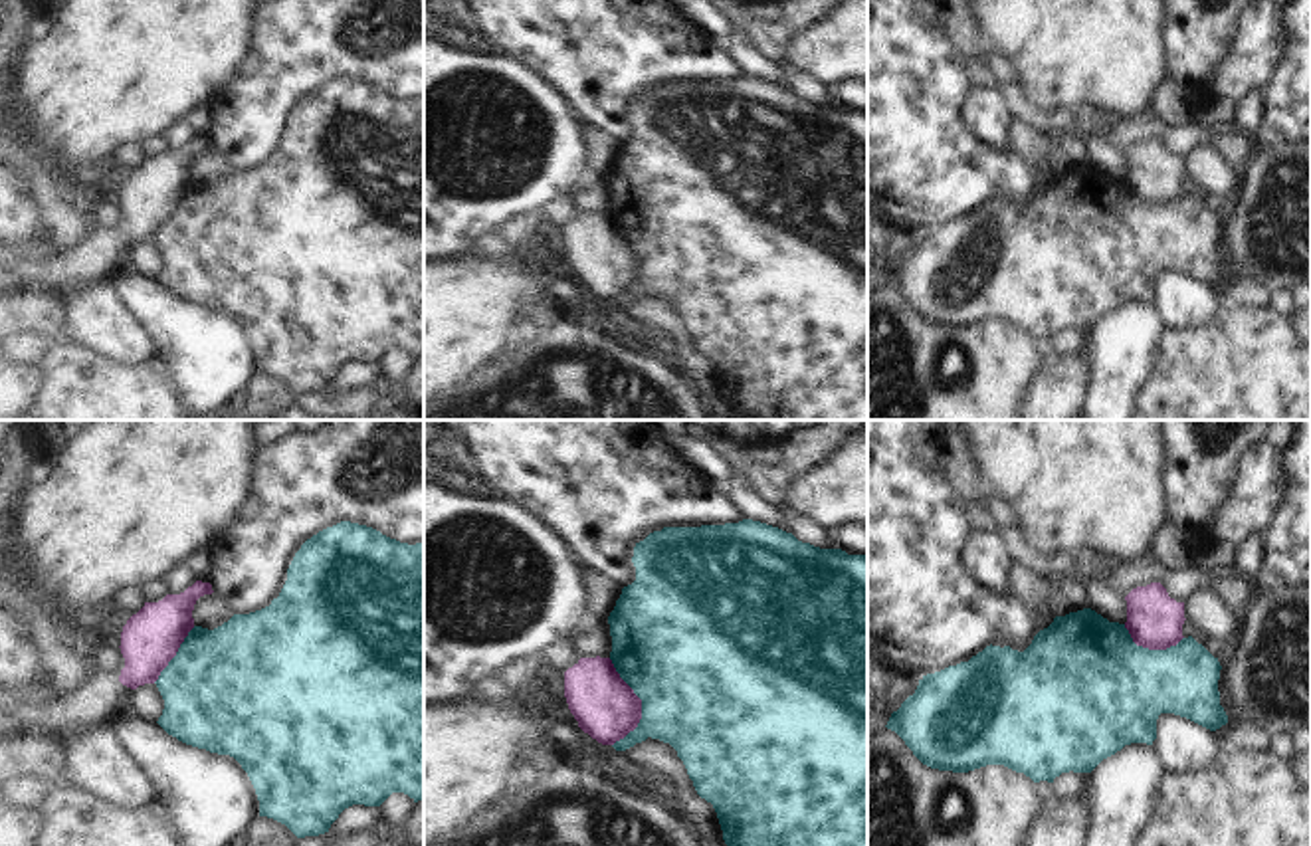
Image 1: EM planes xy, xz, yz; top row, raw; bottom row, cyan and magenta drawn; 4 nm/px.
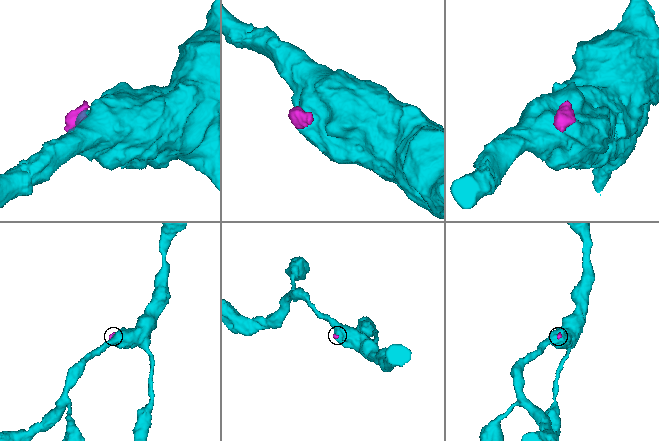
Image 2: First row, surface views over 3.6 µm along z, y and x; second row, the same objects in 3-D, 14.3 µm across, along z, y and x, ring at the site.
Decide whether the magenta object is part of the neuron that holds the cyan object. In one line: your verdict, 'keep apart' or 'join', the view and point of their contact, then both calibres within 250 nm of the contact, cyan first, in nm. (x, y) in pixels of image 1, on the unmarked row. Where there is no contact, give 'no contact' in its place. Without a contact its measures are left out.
keep apart | xz (642, 260) | 500/260 nm

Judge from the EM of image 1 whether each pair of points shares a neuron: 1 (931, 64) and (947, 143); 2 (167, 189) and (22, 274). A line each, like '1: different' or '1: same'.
1: same
2: same

